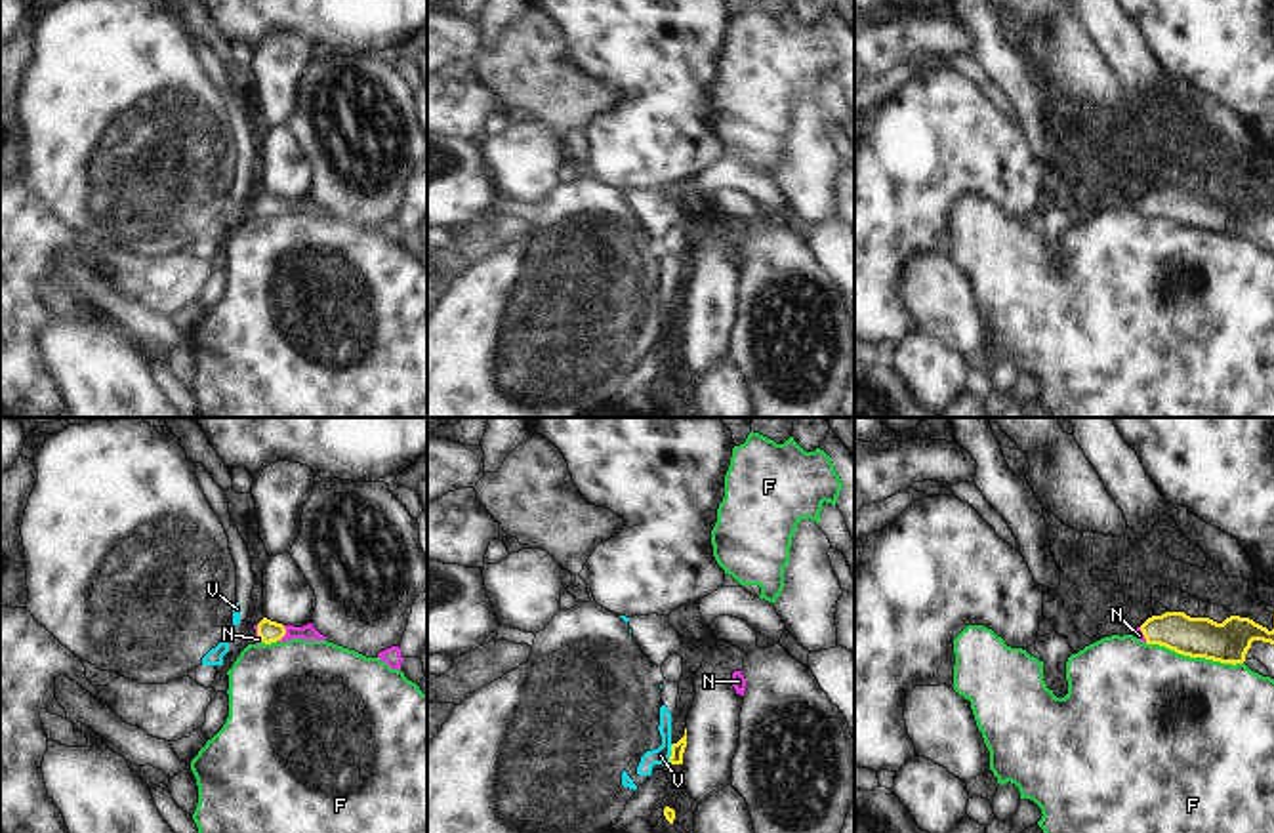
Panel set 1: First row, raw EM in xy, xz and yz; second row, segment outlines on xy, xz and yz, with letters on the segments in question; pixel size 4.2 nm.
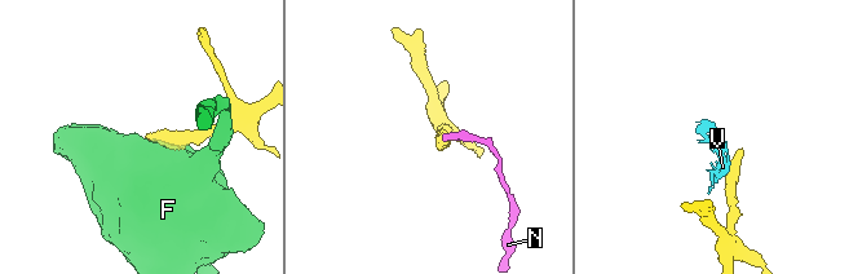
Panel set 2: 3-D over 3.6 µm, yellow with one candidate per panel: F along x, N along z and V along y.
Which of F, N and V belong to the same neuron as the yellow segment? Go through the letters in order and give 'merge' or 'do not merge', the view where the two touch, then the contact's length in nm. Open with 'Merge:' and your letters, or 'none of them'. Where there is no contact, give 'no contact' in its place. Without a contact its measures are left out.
Merge: N
F: do not merge | yz | 420 nm
N: merge | xy | 80 nm
V: do not merge | xz | 80 nm

